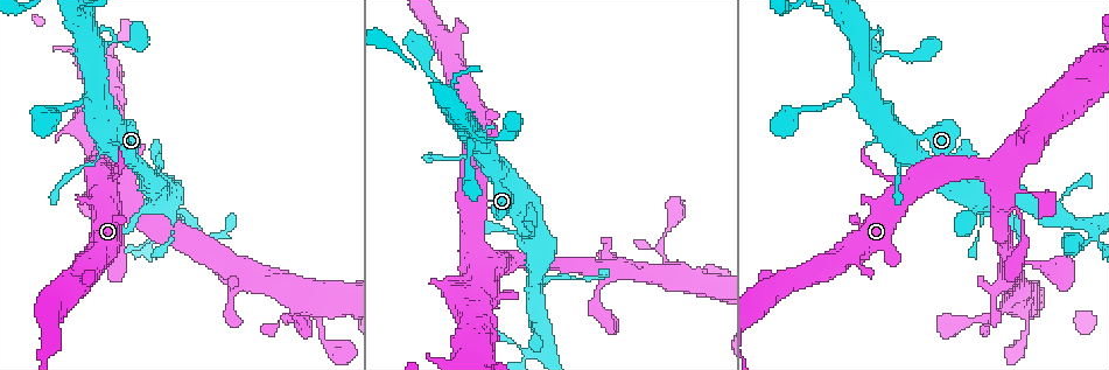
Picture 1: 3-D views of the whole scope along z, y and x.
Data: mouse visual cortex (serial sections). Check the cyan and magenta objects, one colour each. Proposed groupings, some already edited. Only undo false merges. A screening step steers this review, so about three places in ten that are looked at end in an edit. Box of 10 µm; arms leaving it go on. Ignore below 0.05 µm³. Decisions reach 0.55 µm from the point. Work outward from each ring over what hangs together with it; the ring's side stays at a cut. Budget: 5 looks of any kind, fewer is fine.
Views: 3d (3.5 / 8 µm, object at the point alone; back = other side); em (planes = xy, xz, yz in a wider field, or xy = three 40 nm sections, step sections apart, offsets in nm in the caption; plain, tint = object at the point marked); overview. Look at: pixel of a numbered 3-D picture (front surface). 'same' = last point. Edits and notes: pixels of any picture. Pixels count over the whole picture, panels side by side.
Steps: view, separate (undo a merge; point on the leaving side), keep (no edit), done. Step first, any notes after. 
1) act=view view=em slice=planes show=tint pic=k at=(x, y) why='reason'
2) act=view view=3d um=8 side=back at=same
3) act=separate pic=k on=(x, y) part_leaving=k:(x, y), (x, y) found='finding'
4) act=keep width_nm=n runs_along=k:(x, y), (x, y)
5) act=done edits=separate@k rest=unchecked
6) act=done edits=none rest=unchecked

act=view view=3d um=3.5 pic=1 at=(106, 148) why='abrupt turn'

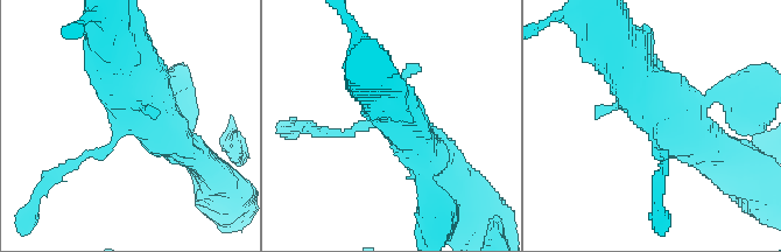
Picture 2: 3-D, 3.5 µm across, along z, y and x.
act=view view=em slice=xy step=2 show=tint pic=2 at=(649, 119)

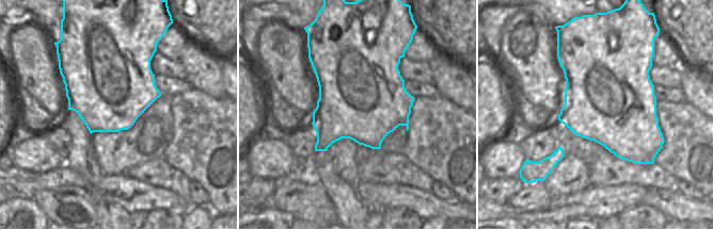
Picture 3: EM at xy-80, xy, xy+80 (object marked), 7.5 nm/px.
act=view view=em slice=xy step=1 show=tint at=same why='cut it another way'

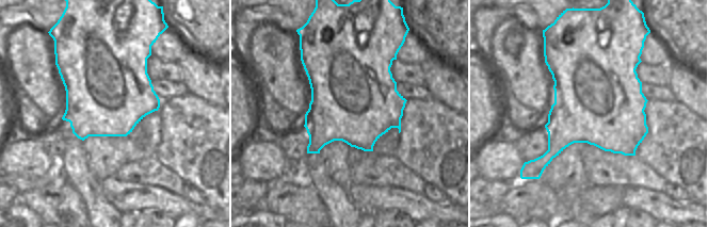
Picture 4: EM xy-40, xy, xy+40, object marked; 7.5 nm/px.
act=keep runs_along=2:(424, 172), (393, 118), (331, 133) found='one cell here'

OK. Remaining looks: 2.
act=view view=3d um=3.5 pic=1 at=(534, 234) why='sharp bend'

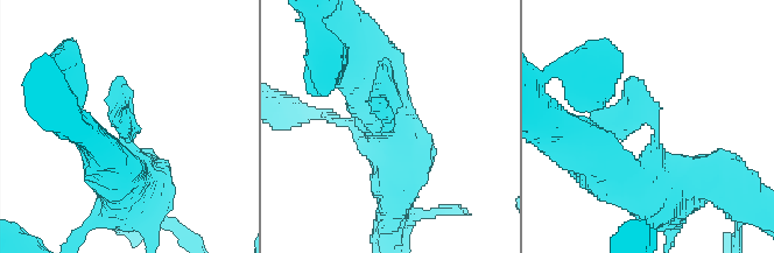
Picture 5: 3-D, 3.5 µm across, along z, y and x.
act=keep runs_along=5:(634, 183), (586, 123) found='continuous, no second cell'

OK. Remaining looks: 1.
act=done edits=none rest=unchecked

